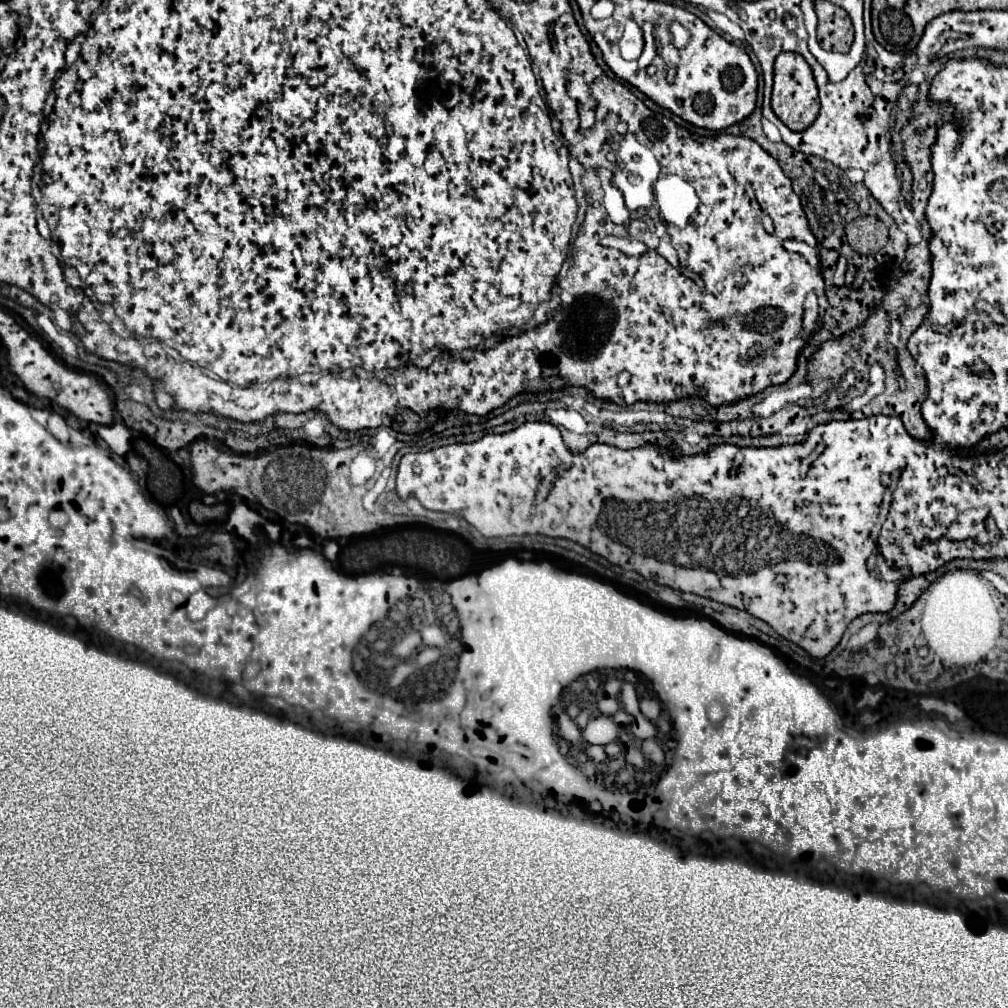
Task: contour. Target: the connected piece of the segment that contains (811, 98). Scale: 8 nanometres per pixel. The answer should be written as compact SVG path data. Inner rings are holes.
M782 52L776 58L776 64L774 64L772 108L774 108L776 116L792 130L806 130L814 122L814 118L816 118L818 110L820 110L818 88L816 88L816 80L812 76L812 70L810 70L808 62L800 54ZM784 58L786 58L786 72L784 72ZM776 72L784 72L784 74L776 74Z

